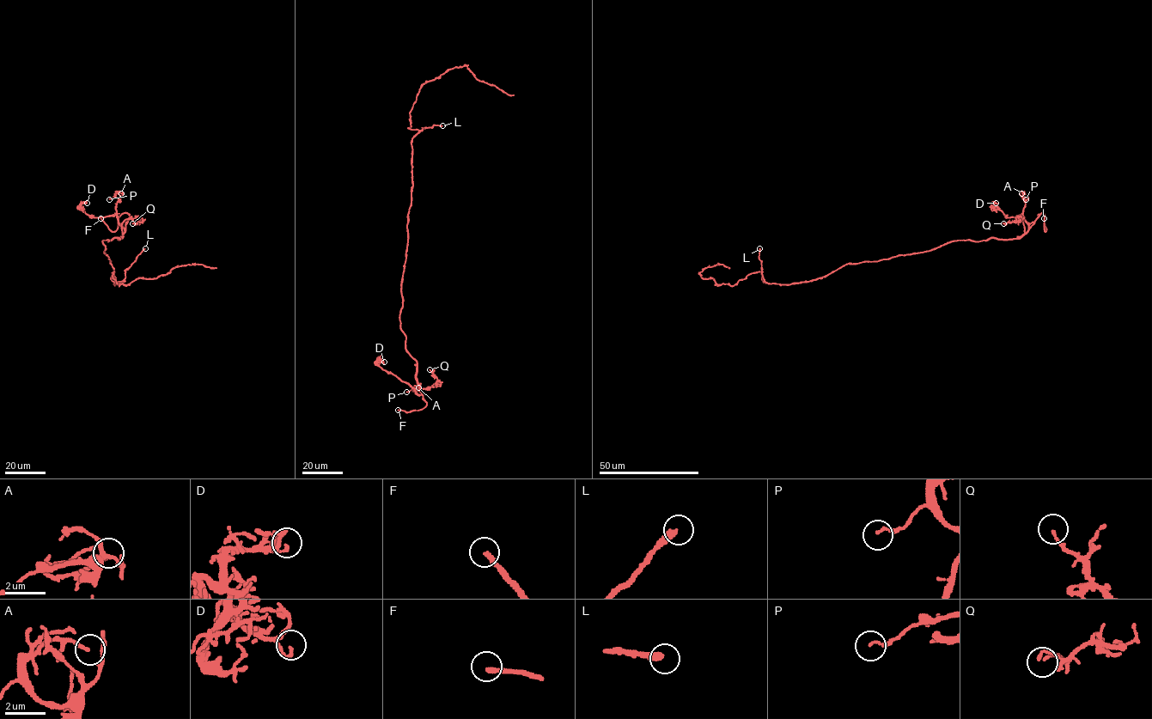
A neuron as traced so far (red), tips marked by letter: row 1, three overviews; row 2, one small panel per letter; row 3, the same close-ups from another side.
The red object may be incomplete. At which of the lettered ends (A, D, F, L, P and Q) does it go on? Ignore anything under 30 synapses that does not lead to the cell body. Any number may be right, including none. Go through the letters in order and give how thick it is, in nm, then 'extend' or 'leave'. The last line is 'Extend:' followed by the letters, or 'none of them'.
A: 110 nm | leave
D: 120 nm | leave
F: 240 nm | extend
L: 360 nm | extend
P: 130 nm | leave
Q: 140 nm | leave
Extend: F, L

